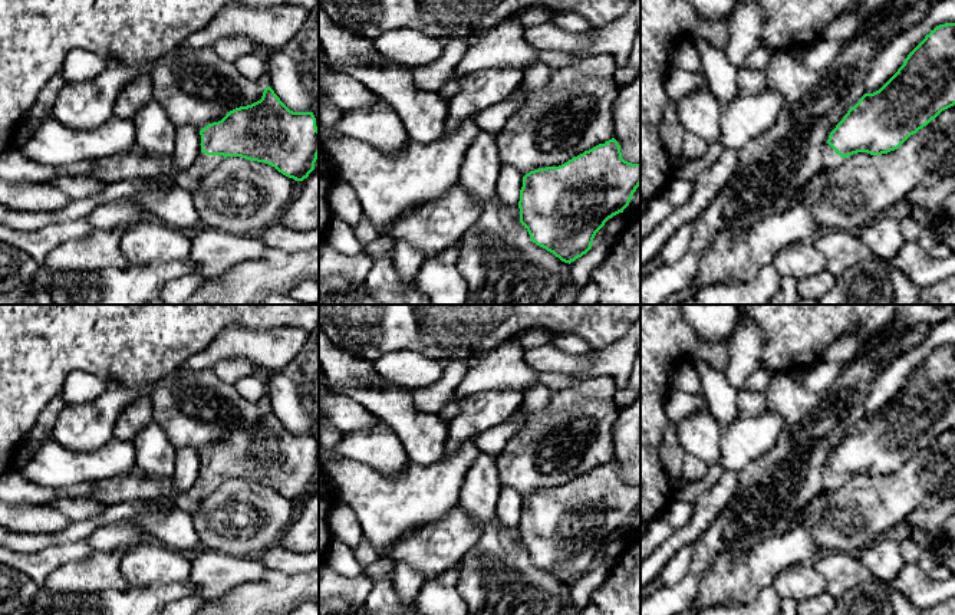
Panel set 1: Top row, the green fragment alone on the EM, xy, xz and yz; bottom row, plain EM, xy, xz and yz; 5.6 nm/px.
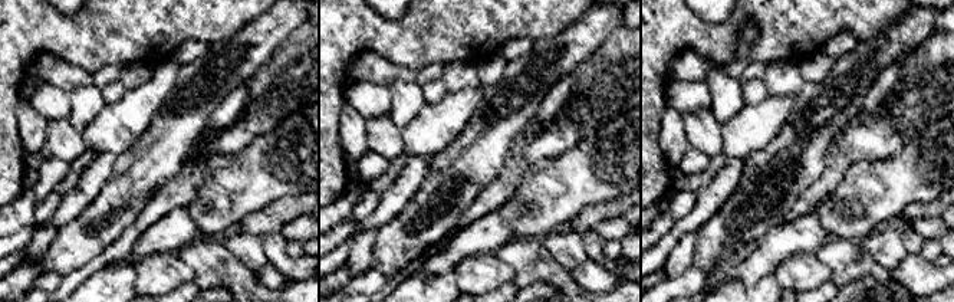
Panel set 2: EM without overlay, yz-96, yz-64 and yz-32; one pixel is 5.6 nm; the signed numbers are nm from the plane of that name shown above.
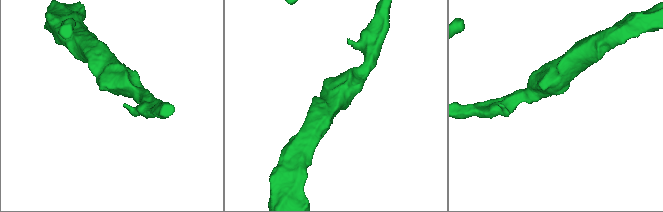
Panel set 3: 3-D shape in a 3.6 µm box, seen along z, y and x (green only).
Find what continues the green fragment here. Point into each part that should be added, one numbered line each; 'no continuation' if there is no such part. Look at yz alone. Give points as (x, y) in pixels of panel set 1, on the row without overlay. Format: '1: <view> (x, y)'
1: yz (832, 482)

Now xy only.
1: xy (137, 484)

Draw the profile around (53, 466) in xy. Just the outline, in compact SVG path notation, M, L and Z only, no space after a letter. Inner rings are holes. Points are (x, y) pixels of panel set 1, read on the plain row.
M113 437L99 450L78 453L50 438L17 471L37 486L65 489L121 476L136 467L132 441Z

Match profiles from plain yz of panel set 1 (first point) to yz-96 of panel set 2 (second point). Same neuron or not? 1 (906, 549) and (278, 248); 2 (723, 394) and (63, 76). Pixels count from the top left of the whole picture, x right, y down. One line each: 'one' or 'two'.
1: one
2: two

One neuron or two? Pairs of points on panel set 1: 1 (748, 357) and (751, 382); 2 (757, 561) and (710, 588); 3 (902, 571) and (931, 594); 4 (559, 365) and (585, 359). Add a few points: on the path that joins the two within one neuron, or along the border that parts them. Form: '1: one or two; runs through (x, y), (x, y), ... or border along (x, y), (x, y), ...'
1: two; border along (758, 368), (747, 378), (743, 387)
2: one; runs through (746, 572), (721, 584)
3: one; runs through (909, 578), (924, 592)
4: one; runs through (565, 364), (579, 364)

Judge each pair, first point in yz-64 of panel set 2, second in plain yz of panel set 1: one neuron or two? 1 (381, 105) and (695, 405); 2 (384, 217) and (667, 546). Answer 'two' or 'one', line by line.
1: one
2: one

